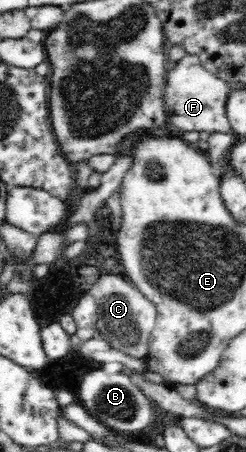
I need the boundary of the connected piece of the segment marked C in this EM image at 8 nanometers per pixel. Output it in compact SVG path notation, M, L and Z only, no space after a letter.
M105 274L101 276L89 292L98 307L97 328L103 340L133 358L144 358L148 353L148 340L156 323L155 305L146 300L123 274Z

